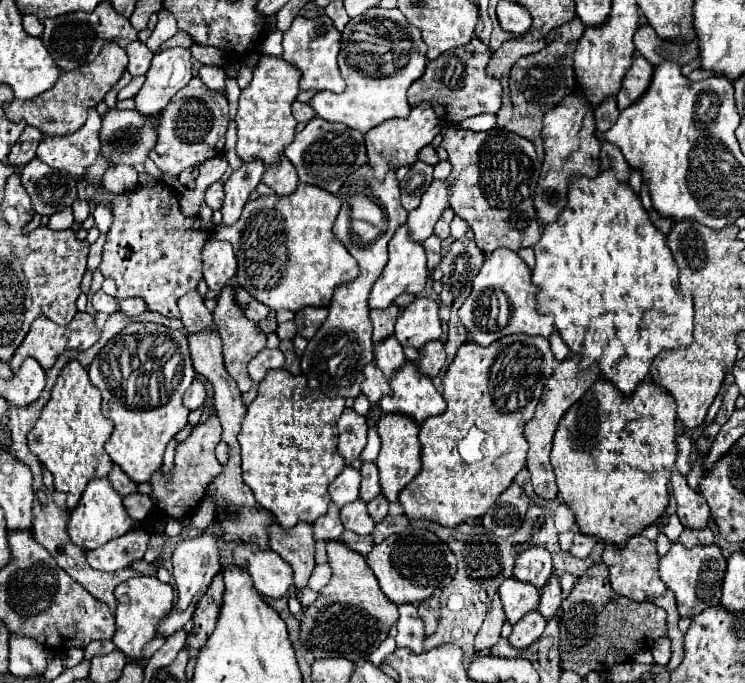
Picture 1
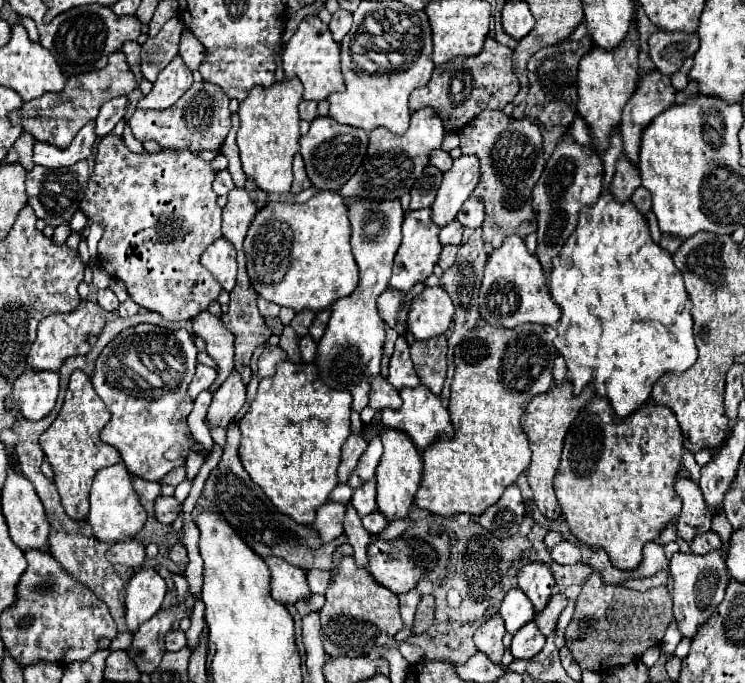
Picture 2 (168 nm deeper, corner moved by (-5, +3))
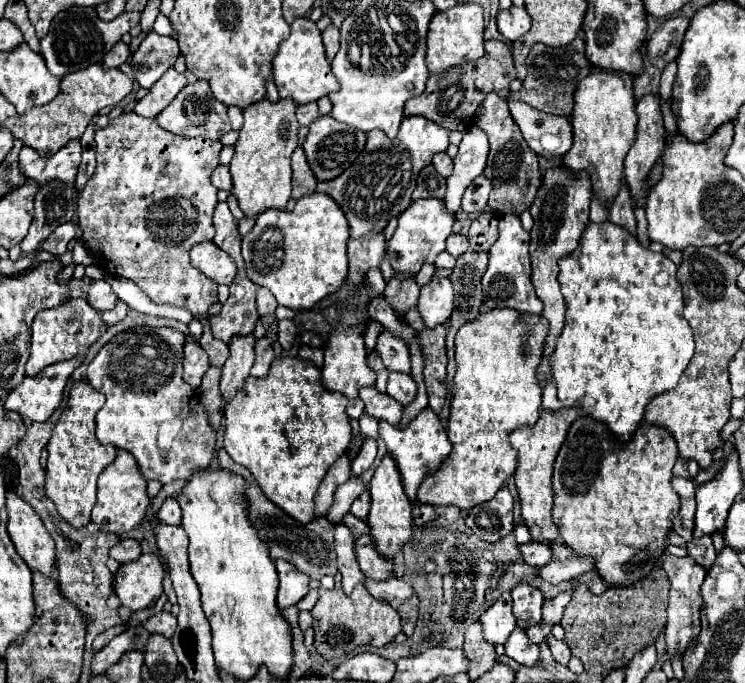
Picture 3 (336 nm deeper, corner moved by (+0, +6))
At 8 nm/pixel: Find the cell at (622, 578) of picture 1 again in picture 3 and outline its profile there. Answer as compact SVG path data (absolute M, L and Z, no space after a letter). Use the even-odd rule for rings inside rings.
M573 556L565 562L547 562L545 566L539 568L539 578L547 580L547 582L565 582L565 580L571 580L587 570L593 570L593 560L591 558L579 558L579 556Z

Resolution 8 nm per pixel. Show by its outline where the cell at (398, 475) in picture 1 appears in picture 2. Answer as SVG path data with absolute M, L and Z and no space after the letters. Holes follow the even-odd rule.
M384 429L380 433L380 439L384 443L384 455L380 459L380 465L376 469L376 483L378 483L378 511L382 511L388 521L394 519L404 519L408 515L410 505L414 503L414 493L420 485L420 477L422 477L422 455L416 449L414 441L398 429Z

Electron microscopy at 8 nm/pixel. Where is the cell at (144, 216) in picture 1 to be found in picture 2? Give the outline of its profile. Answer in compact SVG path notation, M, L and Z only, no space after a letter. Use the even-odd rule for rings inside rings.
M108 133L96 147L94 171L88 179L86 195L80 209L92 221L106 225L104 237L98 243L100 267L114 279L124 281L130 297L150 311L160 313L170 321L186 321L204 311L210 301L218 299L222 285L202 267L200 255L204 249L222 237L222 209L218 207L218 195L212 189L216 173L208 161L200 161L196 153L164 149L156 155L136 155L122 139Z

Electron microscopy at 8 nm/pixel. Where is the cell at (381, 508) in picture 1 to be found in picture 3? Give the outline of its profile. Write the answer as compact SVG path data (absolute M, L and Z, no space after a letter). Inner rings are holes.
M345 514L345 516L343 516L343 520L341 520L341 524L343 524L343 526L347 526L347 528L353 532L353 536L361 536L361 534L369 532L367 522L357 520L353 514Z

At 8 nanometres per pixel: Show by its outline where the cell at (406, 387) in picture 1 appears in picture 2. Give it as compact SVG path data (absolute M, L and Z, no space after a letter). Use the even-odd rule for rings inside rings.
M418 385L418 387L404 387L400 389L400 397L402 397L402 407L400 409L382 409L382 423L384 427L390 429L400 429L404 433L408 433L412 437L412 441L416 443L416 447L420 451L424 451L432 441L436 441L440 435L452 435L452 423L450 423L450 413L444 405L444 399L434 395L428 387Z

